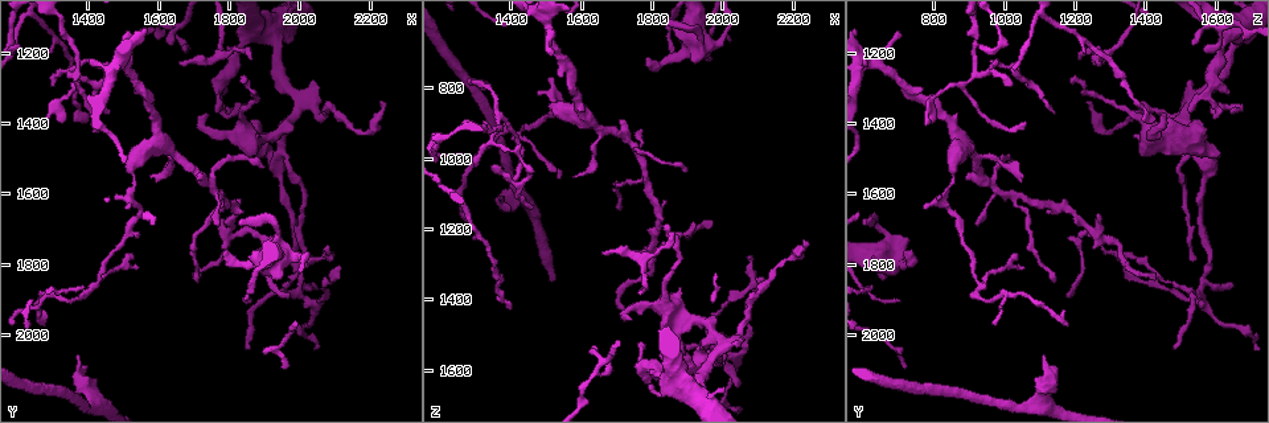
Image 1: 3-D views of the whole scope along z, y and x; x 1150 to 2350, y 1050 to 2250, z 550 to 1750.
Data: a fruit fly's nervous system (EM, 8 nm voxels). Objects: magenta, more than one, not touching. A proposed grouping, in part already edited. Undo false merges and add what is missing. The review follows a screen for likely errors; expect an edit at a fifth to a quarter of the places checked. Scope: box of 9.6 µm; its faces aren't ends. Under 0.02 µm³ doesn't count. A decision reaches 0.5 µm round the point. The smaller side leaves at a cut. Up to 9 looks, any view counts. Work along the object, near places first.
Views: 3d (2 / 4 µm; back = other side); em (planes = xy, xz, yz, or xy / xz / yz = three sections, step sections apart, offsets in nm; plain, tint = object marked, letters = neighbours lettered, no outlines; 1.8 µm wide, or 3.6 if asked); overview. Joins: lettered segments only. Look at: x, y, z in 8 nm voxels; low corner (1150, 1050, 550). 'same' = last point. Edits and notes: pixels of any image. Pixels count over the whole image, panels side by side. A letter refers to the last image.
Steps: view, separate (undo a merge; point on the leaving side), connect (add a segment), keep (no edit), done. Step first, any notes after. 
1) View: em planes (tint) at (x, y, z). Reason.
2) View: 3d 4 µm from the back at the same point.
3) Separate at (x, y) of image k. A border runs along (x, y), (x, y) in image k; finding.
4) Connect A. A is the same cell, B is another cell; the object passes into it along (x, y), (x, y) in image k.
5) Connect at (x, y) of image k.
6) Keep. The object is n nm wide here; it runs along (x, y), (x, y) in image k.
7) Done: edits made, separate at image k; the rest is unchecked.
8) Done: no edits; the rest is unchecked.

View: em xz step 8 (tint) at (1370, 2060, 1110). Free end.

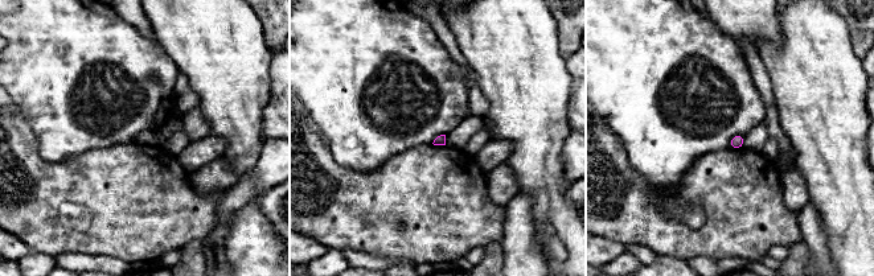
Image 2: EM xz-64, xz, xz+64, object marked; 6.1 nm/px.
View: em planes (letters) at the same point. Another direction.

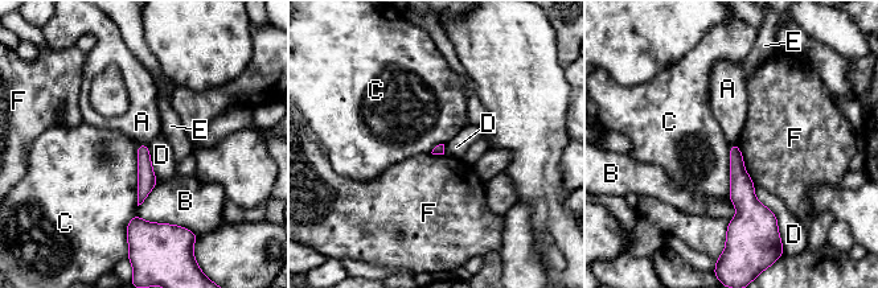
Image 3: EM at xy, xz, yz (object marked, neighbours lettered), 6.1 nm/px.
Keep. A, B, C, D, E and F are other cells; a border runs along (139, 144), (138, 206) in image 3; none of them fits.

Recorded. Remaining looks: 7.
View: em planes (letters) at (1780, 1770, 710). An open end.

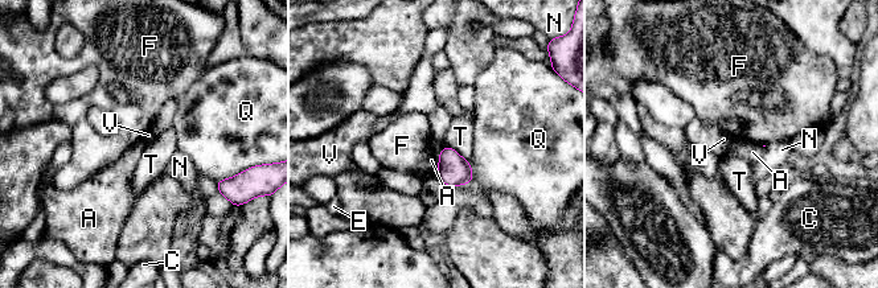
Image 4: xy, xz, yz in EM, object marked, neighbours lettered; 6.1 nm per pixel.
Keep. A, C, E, F, N, Q, T and V are other cells; a border runs along (443, 147), (437, 168) in image 4; none of them fits.

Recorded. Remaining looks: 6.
View: 3d 2 µm at (1800, 1700, 1250). Arms part here.

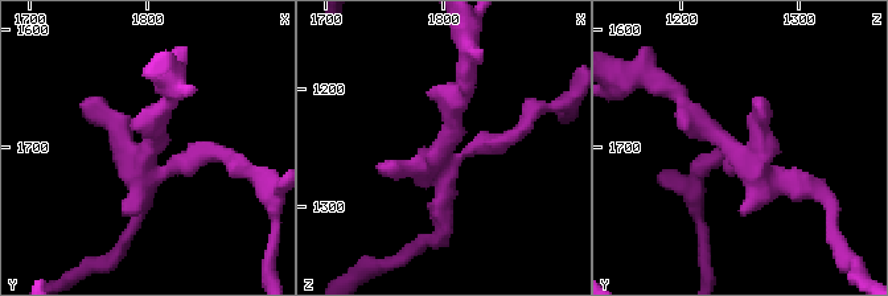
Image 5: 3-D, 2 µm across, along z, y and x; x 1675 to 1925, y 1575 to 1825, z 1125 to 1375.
View: em planes (tint) at (1806, 1702, 1242).

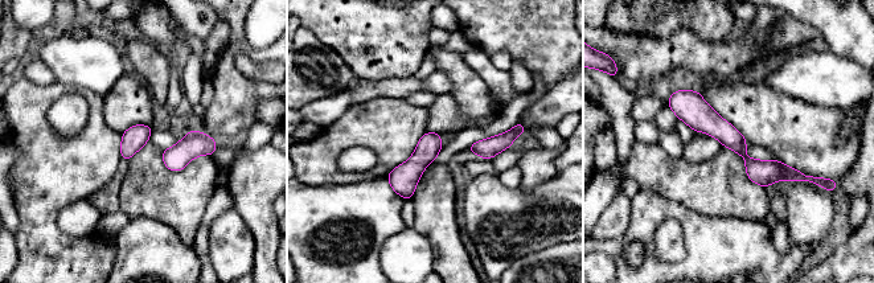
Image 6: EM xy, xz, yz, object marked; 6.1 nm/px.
View: em planes (letters) at the same point. What lies round it.

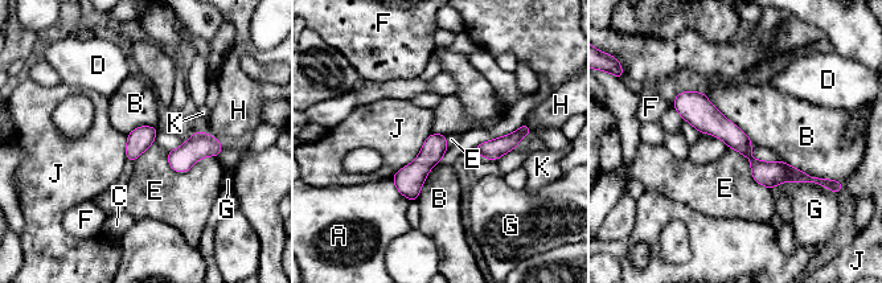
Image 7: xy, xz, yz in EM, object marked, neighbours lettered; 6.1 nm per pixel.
Keep. A, B, C, D, E, F, G, H, J and K are other cells; continuous, no second neuron.

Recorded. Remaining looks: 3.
View: em planes (letters) at (1940, 1480, 1550). Closes a loop.

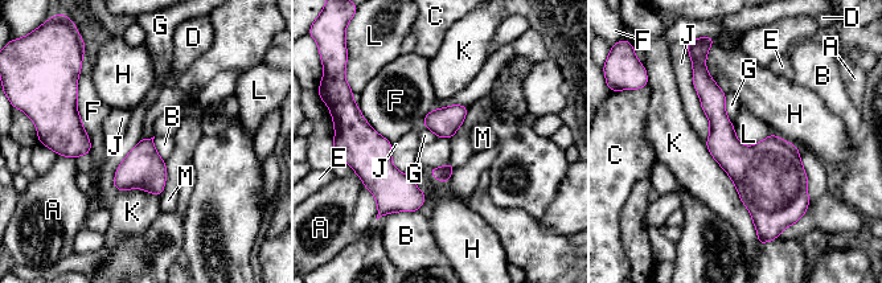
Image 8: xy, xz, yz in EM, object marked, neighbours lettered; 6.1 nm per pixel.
Keep. A, B, C, D, E, F, G, H, J, K, L and M are other cells; a border runs along (734, 128), (746, 146), (771, 132) in image 8; one neuron here.

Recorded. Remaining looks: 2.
Done: no edits; the rest is unchecked.

